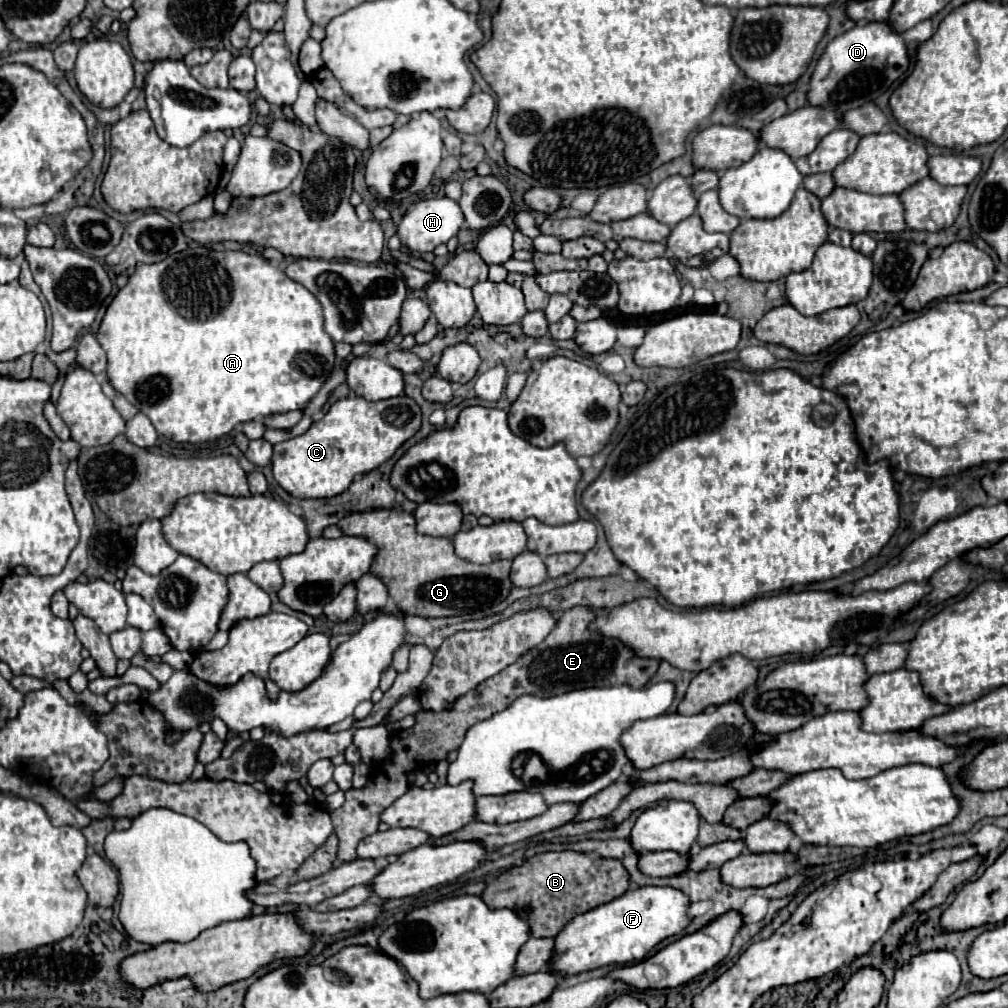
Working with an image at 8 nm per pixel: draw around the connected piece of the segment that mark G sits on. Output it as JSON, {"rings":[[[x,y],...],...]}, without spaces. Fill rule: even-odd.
{"rings":[[[370,509],[362,512],[350,513],[338,521],[338,527],[344,535],[350,537],[364,537],[372,545],[378,547],[378,553],[370,565],[370,573],[376,575],[388,589],[388,595],[396,603],[396,607],[404,615],[422,615],[422,617],[452,617],[474,613],[480,609],[488,609],[500,601],[504,601],[512,589],[510,583],[510,565],[512,561],[494,561],[488,565],[474,565],[460,559],[454,553],[450,539],[446,537],[430,537],[416,533],[416,521],[413,513],[402,509]]]}

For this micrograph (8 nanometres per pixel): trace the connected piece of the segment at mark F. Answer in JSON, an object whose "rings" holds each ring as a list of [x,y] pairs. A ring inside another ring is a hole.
{"rings":[[[638,887],[632,891],[626,891],[622,897],[616,897],[614,901],[600,905],[598,909],[586,911],[578,917],[574,917],[556,937],[554,937],[554,955],[548,961],[548,971],[556,971],[558,975],[576,975],[582,971],[598,969],[604,965],[626,965],[642,961],[648,951],[658,945],[662,939],[672,937],[686,929],[688,925],[688,897],[682,891],[676,891],[672,887]]]}

